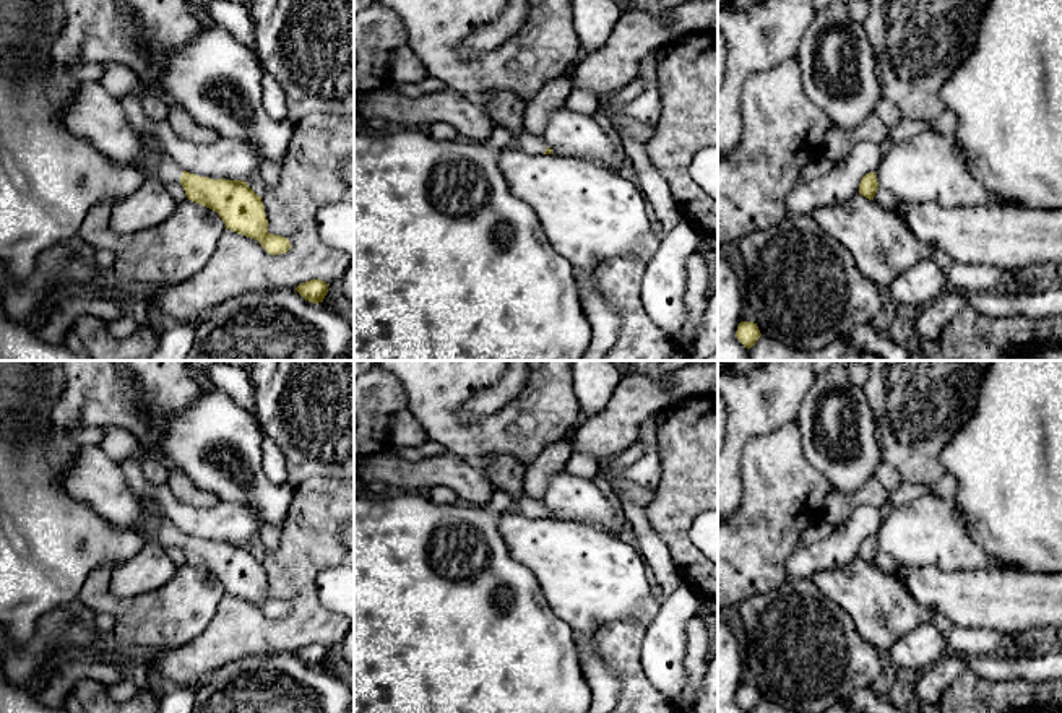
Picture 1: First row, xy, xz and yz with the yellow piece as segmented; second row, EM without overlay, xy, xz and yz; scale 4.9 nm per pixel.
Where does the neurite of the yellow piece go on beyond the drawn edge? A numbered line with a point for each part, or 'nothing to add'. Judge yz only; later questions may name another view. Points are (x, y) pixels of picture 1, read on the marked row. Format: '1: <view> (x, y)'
nothing to add

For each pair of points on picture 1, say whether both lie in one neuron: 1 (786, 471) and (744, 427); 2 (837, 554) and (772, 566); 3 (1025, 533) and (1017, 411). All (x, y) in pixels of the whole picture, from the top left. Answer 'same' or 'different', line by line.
1: different
2: different
3: same

